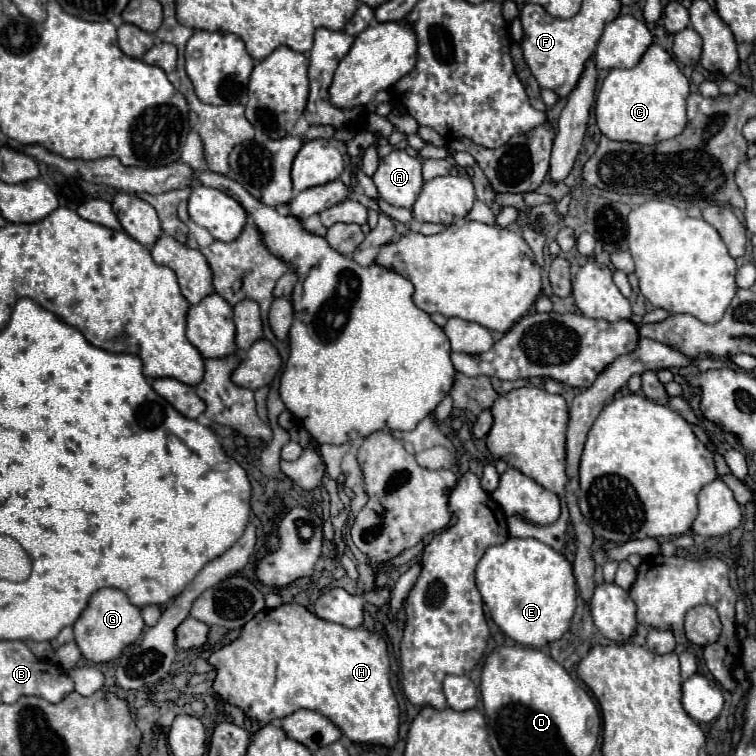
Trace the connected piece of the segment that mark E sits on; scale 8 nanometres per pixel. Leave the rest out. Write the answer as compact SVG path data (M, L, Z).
M509 537L505 543L489 547L481 557L481 561L477 563L477 589L483 597L483 603L489 607L495 625L515 643L525 647L545 647L547 643L561 639L567 633L571 617L575 613L577 591L575 591L573 567L561 553L541 543L539 539Z

